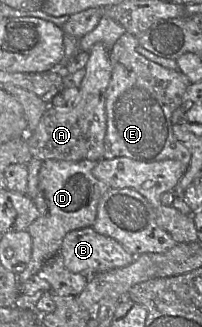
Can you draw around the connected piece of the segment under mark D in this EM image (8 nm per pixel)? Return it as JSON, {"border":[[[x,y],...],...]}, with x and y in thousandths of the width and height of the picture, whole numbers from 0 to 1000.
{"border":[[[450,489],[213,495],[193,529],[188,587],[168,606],[193,661],[134,700],[158,728],[158,780],[129,820],[84,838],[94,890],[114,865],[188,838],[238,792],[292,774],[312,728],[337,709],[460,691],[490,615],[540,578],[535,566],[485,550],[455,529],[480,495]]]}

